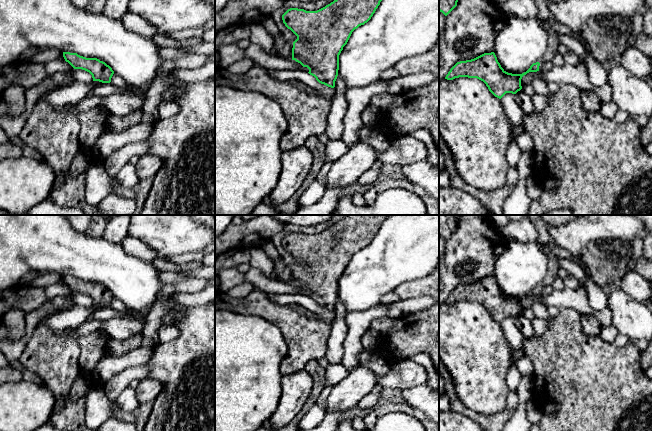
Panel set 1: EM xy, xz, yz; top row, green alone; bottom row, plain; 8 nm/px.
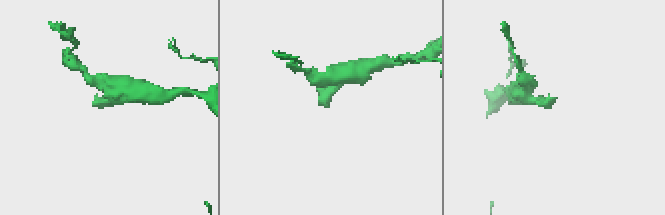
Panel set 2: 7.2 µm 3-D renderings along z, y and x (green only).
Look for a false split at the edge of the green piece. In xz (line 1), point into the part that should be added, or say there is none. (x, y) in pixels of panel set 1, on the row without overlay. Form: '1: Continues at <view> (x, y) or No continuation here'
1: No continuation here

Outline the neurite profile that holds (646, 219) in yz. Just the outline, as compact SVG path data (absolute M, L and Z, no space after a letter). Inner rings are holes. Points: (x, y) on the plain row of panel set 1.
M633 215L640 219L648 228L648 234L643 239L642 255L648 259L652 259L652 215Z

